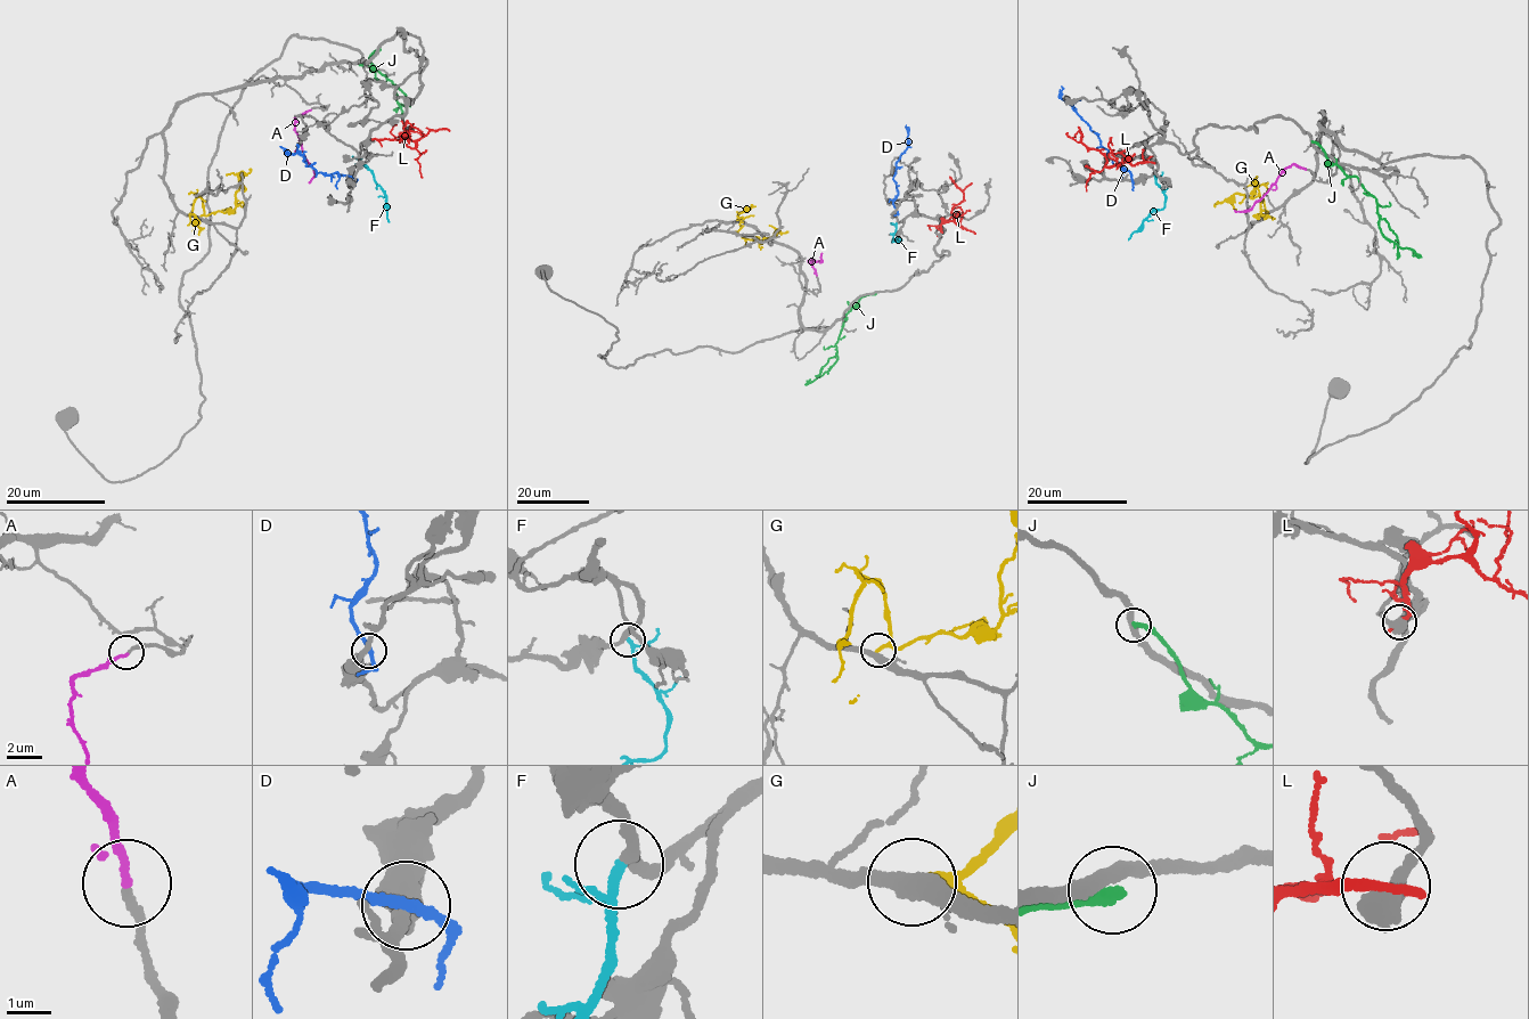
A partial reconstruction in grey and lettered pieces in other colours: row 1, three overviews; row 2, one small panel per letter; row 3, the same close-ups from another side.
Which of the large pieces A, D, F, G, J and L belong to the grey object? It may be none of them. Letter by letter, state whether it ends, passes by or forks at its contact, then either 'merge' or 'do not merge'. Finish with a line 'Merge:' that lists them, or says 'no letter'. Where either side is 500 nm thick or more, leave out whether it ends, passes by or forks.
A: it passes by; merge
D: it passes by; do not merge
F: it forks there; do not merge
G: it passes by; do not merge
J: it ends there; do not merge
L: do not merge
Merge: A

